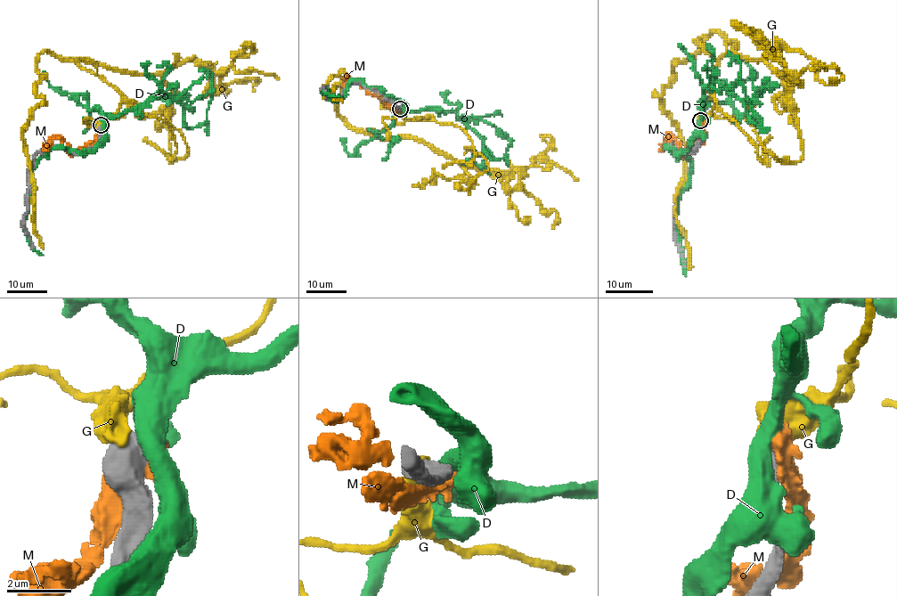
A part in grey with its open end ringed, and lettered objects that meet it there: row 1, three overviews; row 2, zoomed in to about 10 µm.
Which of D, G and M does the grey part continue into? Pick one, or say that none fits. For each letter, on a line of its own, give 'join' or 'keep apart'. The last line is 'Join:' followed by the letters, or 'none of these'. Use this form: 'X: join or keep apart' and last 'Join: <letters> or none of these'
D: keep apart
G: keep apart
M: keep apart
Join: none of these

